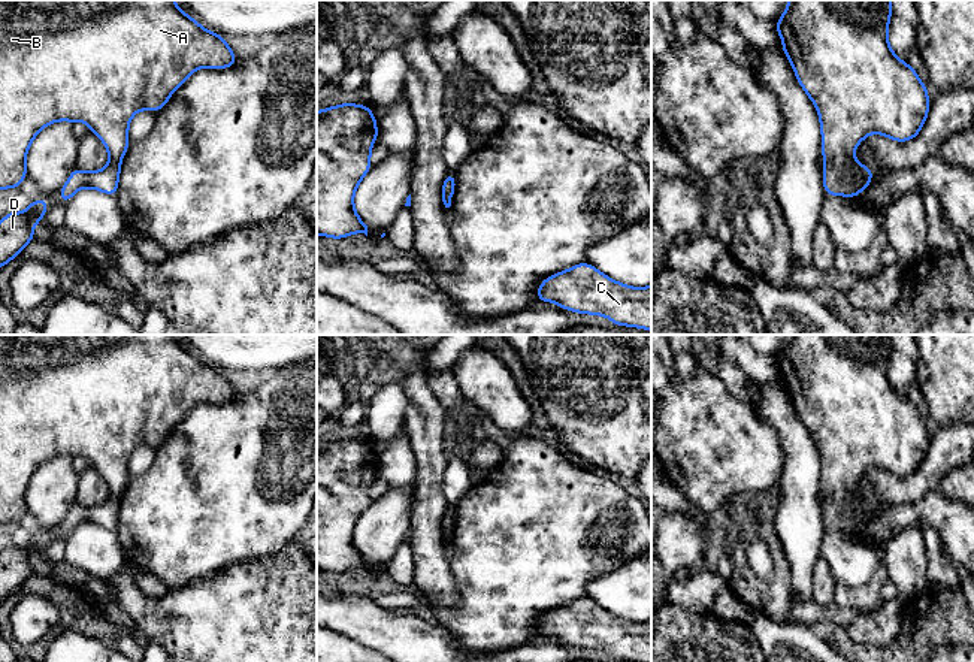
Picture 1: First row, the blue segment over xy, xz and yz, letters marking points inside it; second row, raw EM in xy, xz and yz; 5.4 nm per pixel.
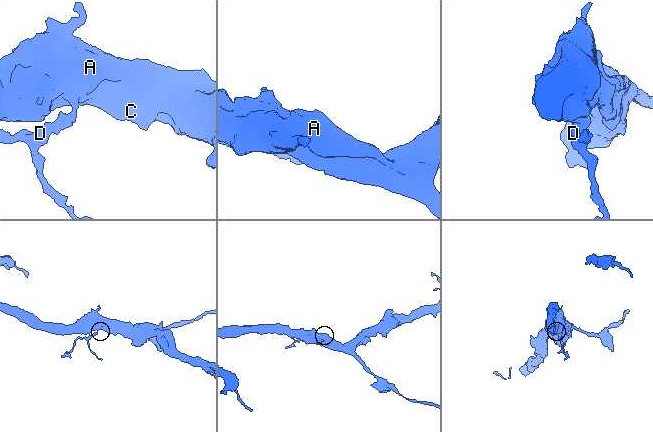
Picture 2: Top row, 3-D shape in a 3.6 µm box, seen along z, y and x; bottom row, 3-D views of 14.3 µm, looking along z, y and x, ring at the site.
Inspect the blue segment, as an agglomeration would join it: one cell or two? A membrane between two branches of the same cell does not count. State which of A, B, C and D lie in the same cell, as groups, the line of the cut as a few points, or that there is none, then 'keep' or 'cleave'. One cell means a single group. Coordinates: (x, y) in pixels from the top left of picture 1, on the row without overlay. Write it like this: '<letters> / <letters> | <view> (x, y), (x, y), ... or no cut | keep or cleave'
A B C D | no cut | keep

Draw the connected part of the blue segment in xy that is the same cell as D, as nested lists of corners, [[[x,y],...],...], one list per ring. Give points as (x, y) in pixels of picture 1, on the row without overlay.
[[[31,535],[25,547],[9,547],[0,554],[0,602],[15,593],[24,581],[34,575],[34,559],[45,554],[49,535]]]

